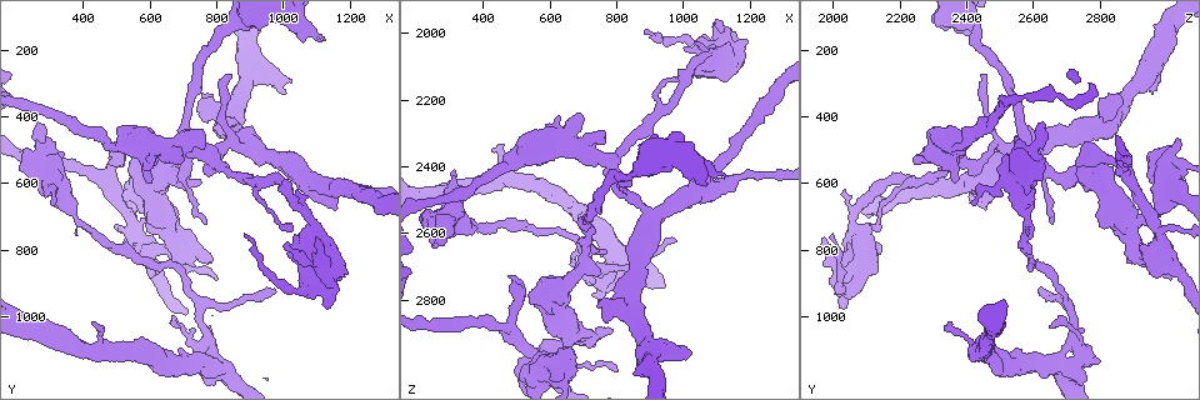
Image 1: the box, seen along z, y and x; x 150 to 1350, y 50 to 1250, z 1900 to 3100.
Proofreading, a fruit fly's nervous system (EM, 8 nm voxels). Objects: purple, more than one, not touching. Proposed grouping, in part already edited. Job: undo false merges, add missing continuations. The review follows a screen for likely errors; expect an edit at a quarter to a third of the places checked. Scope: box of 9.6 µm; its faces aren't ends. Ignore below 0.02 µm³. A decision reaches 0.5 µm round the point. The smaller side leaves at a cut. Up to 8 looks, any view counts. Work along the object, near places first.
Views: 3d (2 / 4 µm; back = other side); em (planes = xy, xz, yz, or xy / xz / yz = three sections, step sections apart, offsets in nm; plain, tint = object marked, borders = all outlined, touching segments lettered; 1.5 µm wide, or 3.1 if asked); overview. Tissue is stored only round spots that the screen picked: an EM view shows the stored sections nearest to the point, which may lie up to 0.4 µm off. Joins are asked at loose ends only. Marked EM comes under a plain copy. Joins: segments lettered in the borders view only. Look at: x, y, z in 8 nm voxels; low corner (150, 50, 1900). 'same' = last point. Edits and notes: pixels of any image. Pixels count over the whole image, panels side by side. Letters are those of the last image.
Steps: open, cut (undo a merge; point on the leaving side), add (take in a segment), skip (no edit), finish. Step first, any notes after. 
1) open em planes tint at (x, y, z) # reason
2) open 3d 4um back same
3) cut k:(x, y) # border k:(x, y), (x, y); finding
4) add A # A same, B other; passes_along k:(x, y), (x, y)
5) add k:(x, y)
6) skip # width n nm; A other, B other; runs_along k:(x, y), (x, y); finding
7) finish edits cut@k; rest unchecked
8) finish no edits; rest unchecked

open em planes borders at (1150, 630, 2440) # sudden change in width

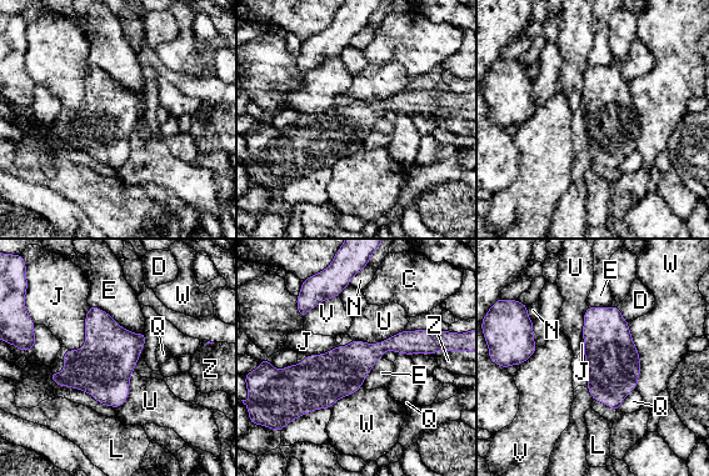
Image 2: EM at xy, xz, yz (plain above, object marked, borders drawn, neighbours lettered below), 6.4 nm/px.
skip # width 320 nm; C other, D other, E other, J other, L other, N other, Q other, U other, V other, W other, Z other; border 2:(404, 329), (375, 342), (353, 341); continuous, no second neuron

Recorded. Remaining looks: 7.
open 3d 4um at (790, 530, 2380) # a fork

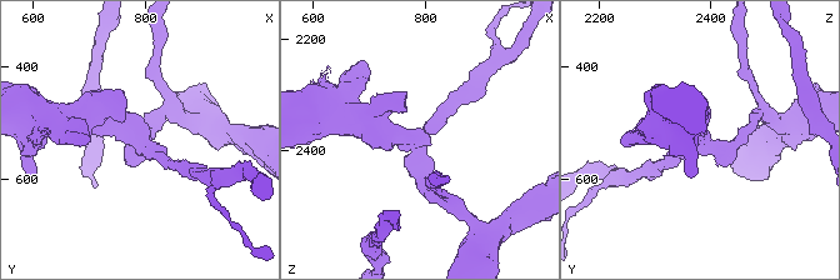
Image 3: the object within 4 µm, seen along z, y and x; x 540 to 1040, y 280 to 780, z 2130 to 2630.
open em xy step 4 borders at (800, 535, 2375) # arms 3; arm_widths 200, 200, 300 nm; need the tissue

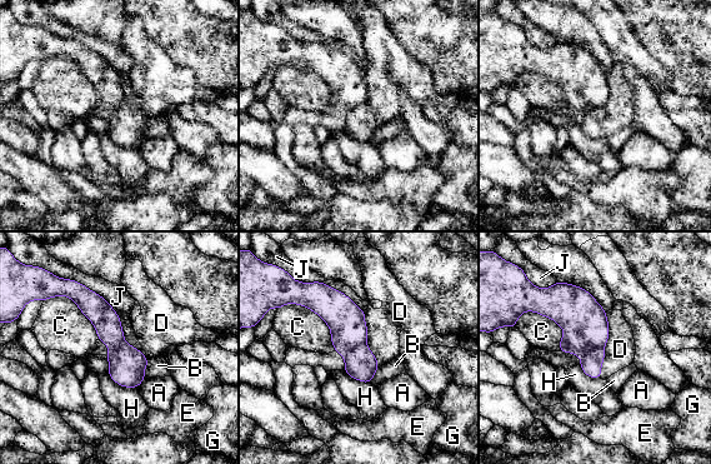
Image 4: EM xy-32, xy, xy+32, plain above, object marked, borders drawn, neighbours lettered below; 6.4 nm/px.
cut 4:(346, 320) # A other, B other, C other, D other, E other, G other, H other, J other; border 4:(365, 343), (340, 353); a second neuron is stuck on

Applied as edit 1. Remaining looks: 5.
open overview # see it whole again

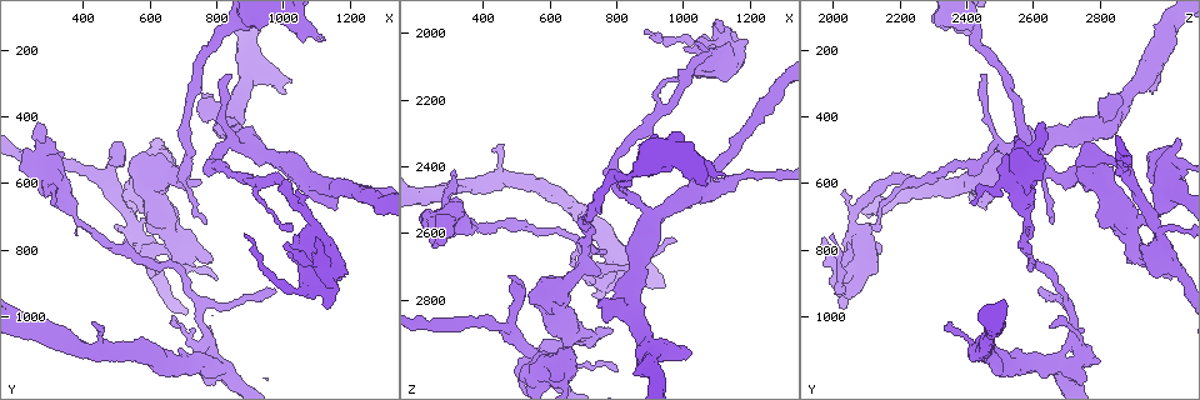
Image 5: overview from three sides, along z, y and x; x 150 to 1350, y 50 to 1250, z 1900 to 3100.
open em xy step 4 tint at (1130, 160, 2420) # free end

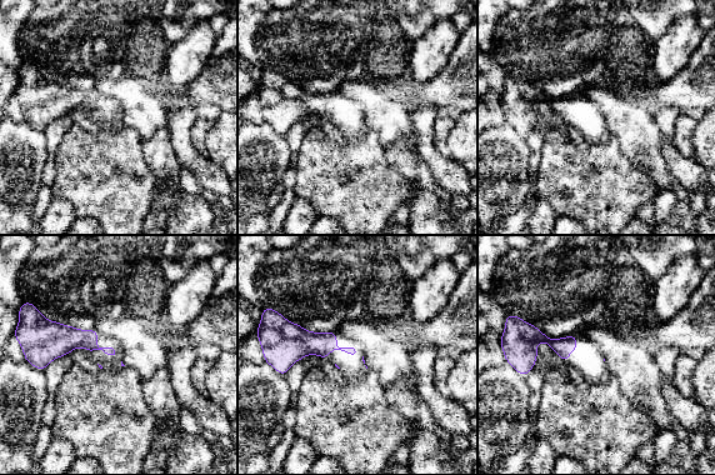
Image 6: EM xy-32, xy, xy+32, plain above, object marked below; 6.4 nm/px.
open em planes borders same # cut it another way

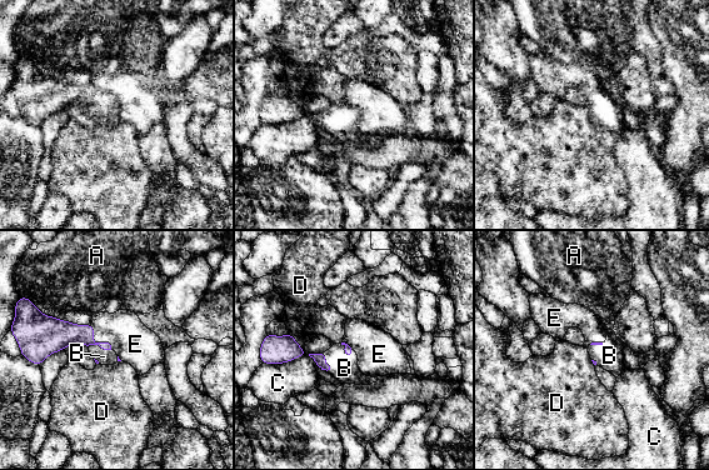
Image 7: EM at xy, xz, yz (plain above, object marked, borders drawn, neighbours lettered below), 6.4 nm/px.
add 7:(104, 356) # A other, B same, C other, D other, E other; passes_along 7:(64, 333), (100, 346), (104, 356); it goes on there

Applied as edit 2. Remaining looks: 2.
finish edits cut@4, add@7; rest unchecked

